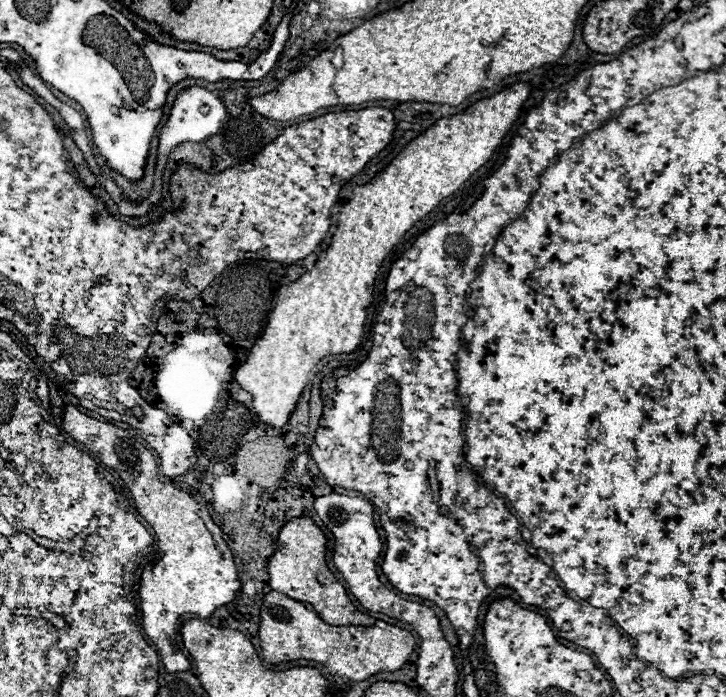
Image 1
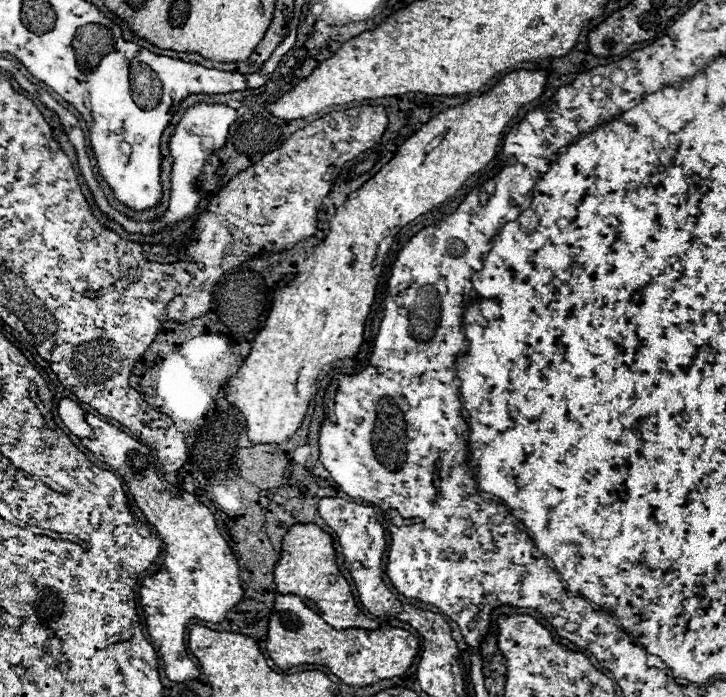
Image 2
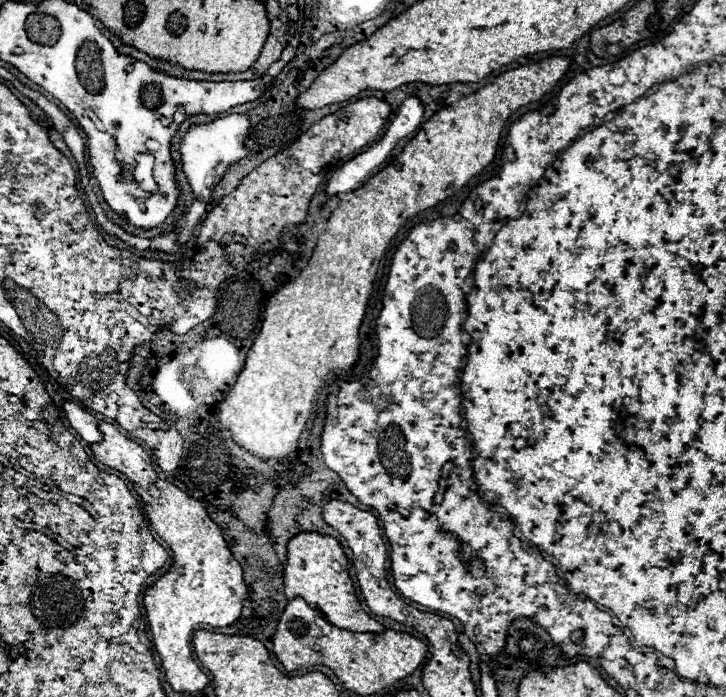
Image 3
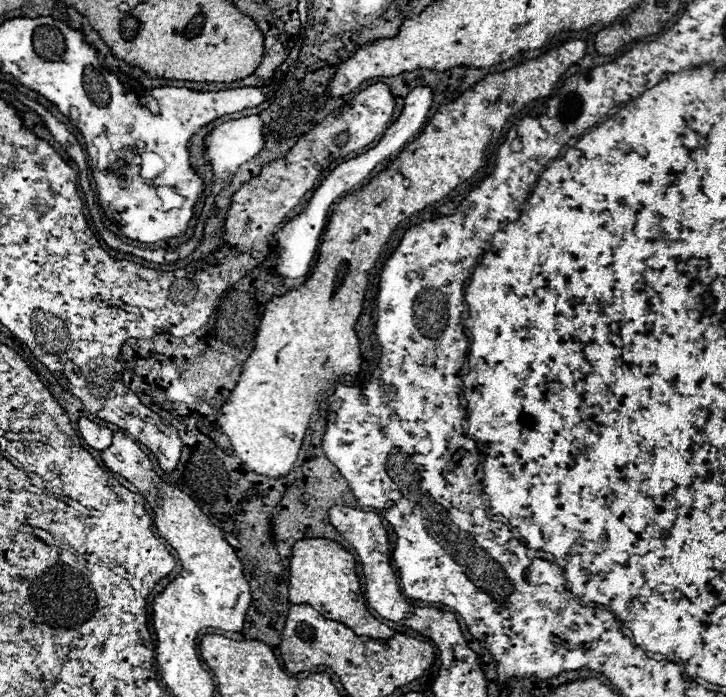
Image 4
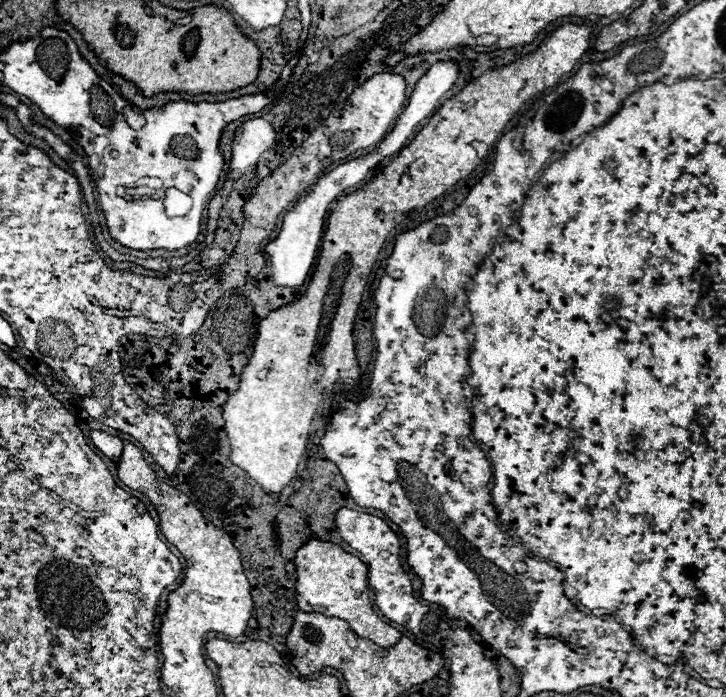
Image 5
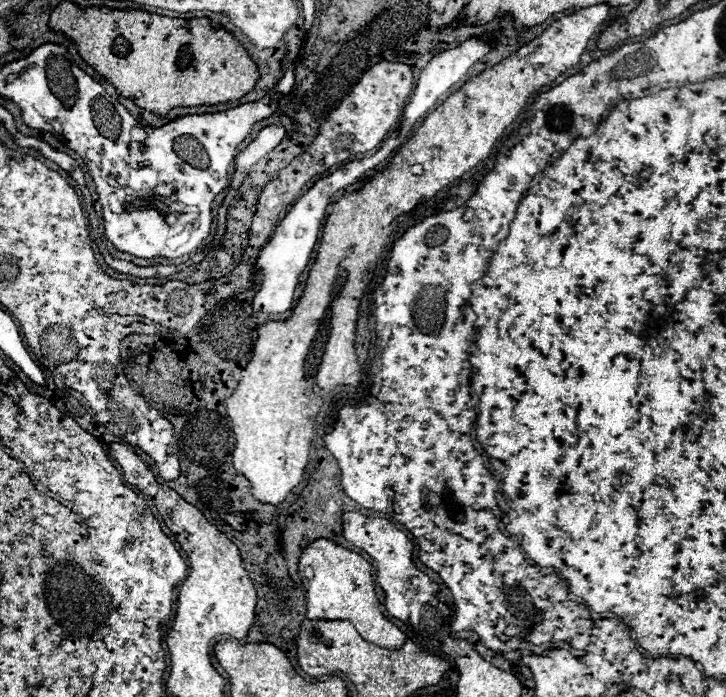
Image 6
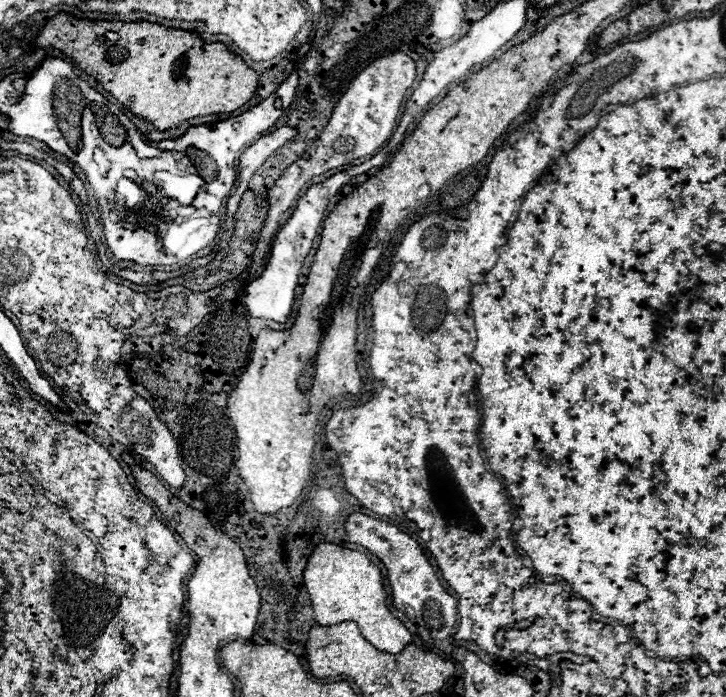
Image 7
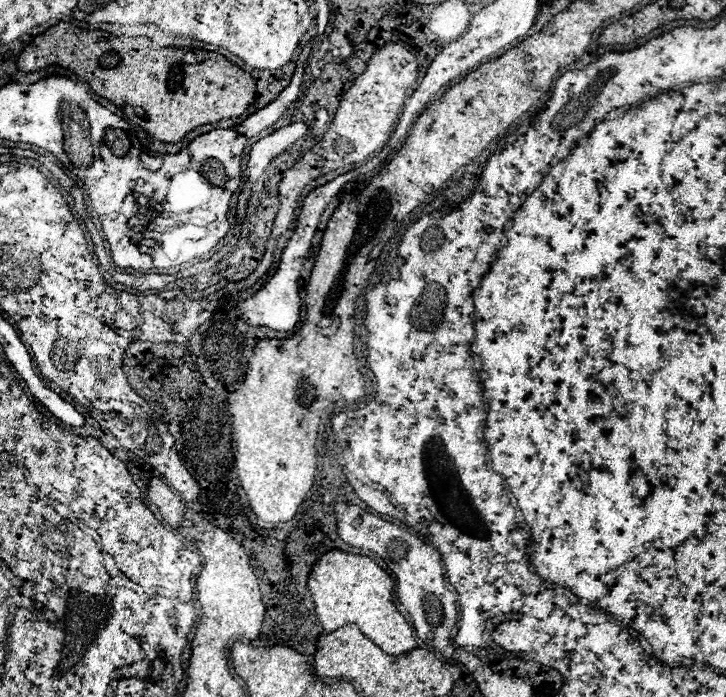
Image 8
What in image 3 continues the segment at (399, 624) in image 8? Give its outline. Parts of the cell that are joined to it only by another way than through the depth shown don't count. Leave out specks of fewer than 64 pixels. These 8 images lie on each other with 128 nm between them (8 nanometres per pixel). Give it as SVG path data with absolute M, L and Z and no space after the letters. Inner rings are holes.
M302 532L288 542L288 560L284 566L284 594L286 598L304 598L310 606L326 614L326 622L352 632L384 632L384 626L372 620L360 606L354 582L348 574L348 558L338 540L318 534Z

